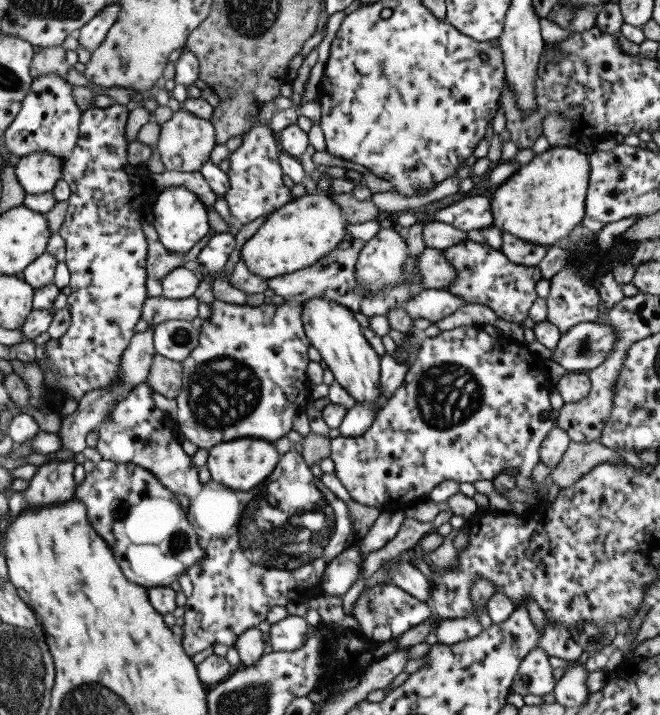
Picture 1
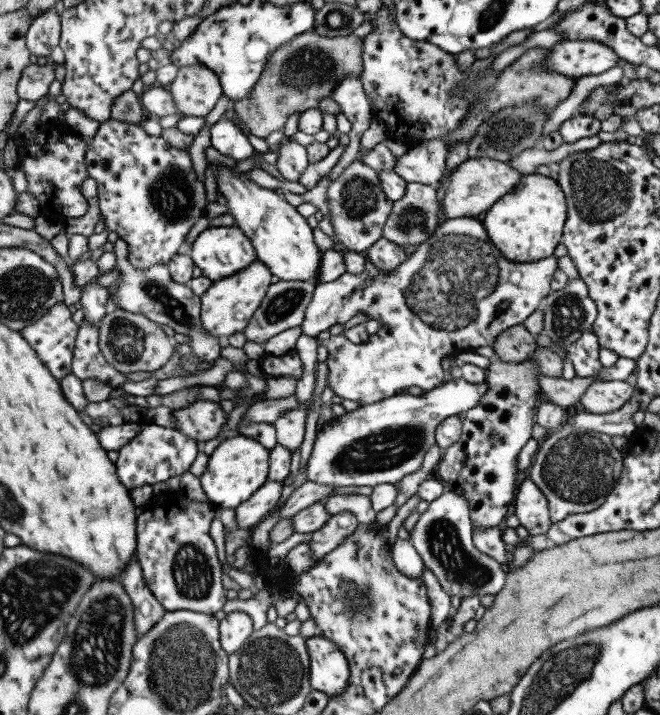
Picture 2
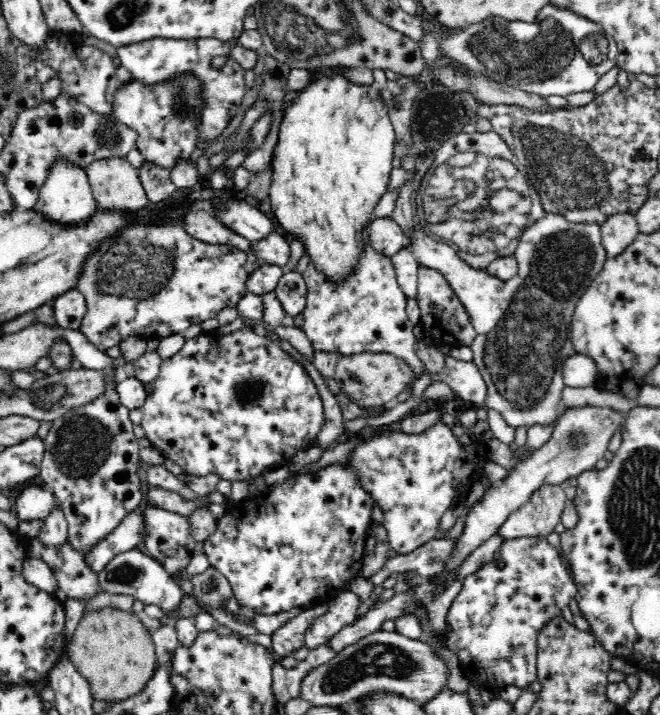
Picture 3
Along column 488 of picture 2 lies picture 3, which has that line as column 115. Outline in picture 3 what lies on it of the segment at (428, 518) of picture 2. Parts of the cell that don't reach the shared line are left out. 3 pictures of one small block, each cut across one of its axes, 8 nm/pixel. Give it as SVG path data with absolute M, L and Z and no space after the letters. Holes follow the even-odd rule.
M132 549L116 554L97 574L99 585L104 593L112 595L130 595L134 600L140 600L145 605L155 604L165 614L178 610L184 591L174 575L170 574L151 554L145 554L139 549Z

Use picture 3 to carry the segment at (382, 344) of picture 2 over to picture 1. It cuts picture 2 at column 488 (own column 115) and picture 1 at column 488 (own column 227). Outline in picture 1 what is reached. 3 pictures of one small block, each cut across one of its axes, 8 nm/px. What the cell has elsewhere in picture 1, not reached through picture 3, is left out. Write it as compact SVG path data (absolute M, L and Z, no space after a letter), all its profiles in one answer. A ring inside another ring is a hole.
M467 239L440 252L457 273L456 279L444 289L450 295L464 303L488 306L508 322L520 323L529 317L530 308L538 298L535 292L536 283L543 280L538 267L509 262L500 249L496 250L488 244L479 244Z

